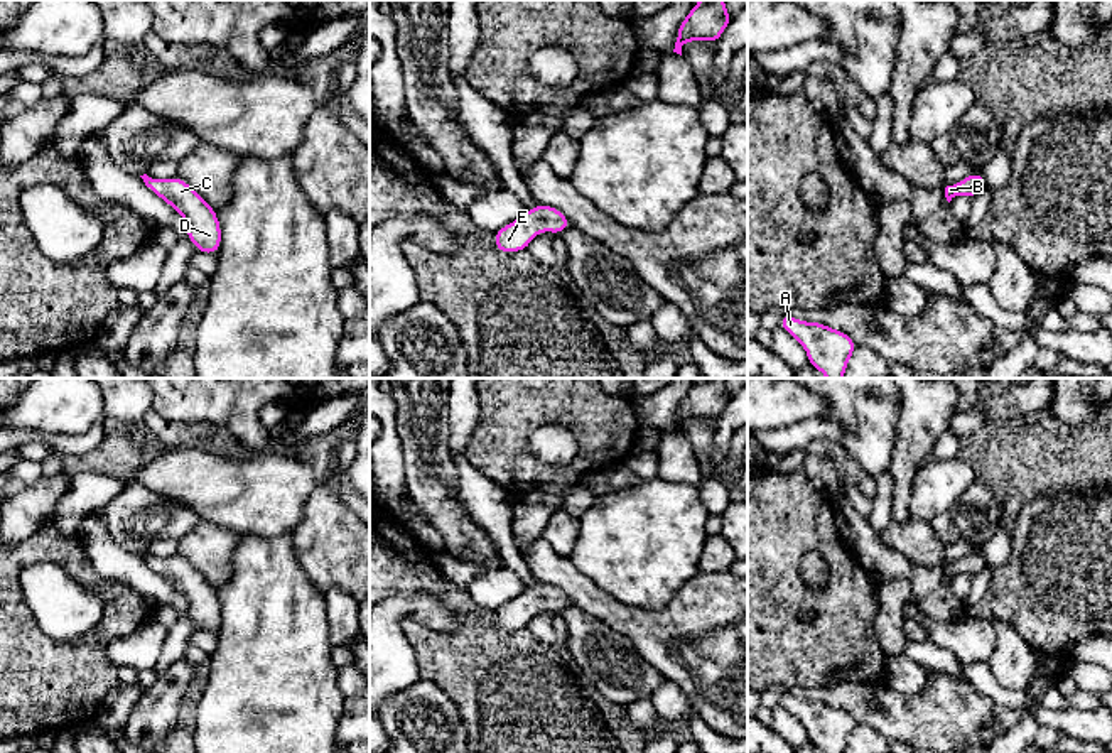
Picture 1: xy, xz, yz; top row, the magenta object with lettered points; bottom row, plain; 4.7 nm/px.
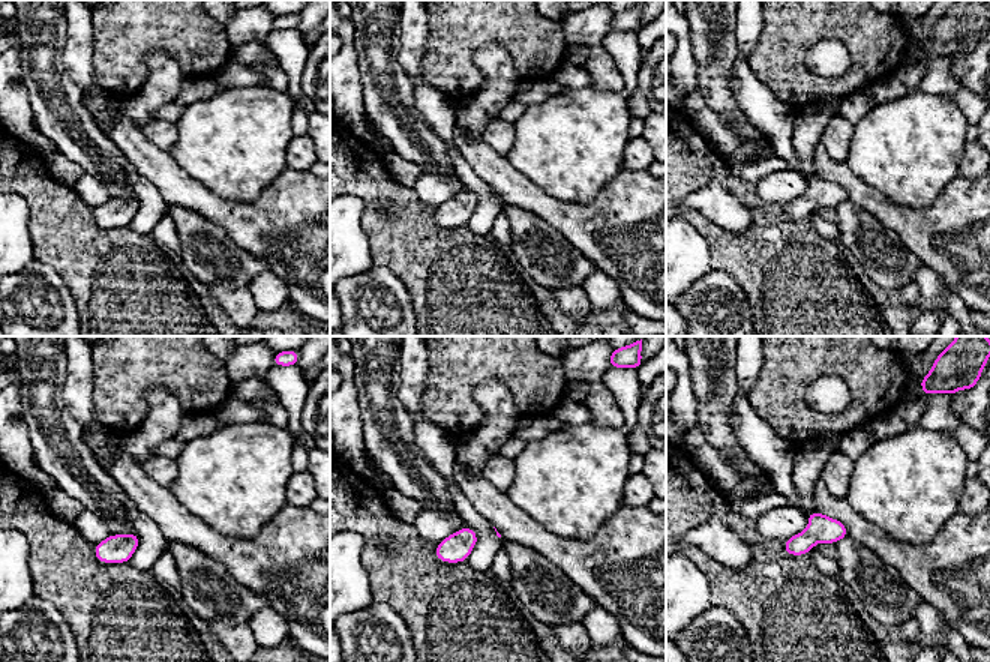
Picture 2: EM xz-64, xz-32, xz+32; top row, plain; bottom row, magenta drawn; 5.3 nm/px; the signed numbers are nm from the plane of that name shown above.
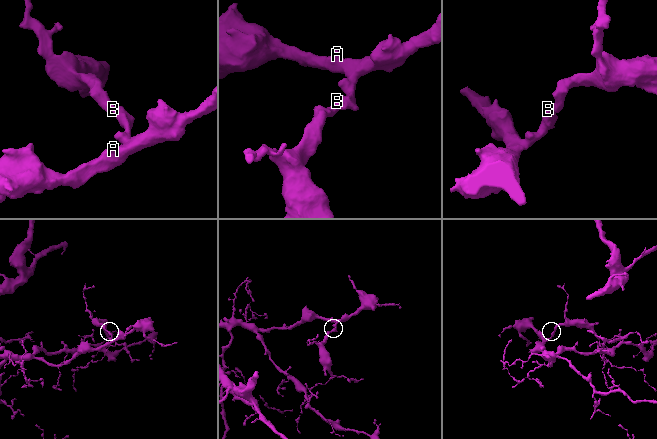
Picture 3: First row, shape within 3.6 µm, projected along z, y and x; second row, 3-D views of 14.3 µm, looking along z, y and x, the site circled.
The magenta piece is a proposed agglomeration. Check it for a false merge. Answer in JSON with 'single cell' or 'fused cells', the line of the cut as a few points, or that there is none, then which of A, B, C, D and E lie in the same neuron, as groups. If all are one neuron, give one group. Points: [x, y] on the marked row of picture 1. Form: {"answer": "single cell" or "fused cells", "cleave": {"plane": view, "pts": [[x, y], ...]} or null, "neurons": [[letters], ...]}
{"answer": "single cell", "cleave": null, "neurons": [["A", "B", "C", "D", "E"]]}

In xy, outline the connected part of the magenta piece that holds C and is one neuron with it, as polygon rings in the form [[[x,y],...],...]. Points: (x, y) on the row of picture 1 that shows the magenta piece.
[[[140,176],[145,186],[162,201],[170,204],[186,221],[186,236],[201,253],[218,253],[221,246],[221,226],[209,206],[186,181],[177,176],[172,179],[152,179]]]

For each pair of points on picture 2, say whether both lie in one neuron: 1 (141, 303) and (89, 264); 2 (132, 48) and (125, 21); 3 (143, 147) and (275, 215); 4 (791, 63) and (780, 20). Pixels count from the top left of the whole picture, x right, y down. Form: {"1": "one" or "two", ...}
{"1": "one", "2": "one", "3": "one", "4": "one"}

